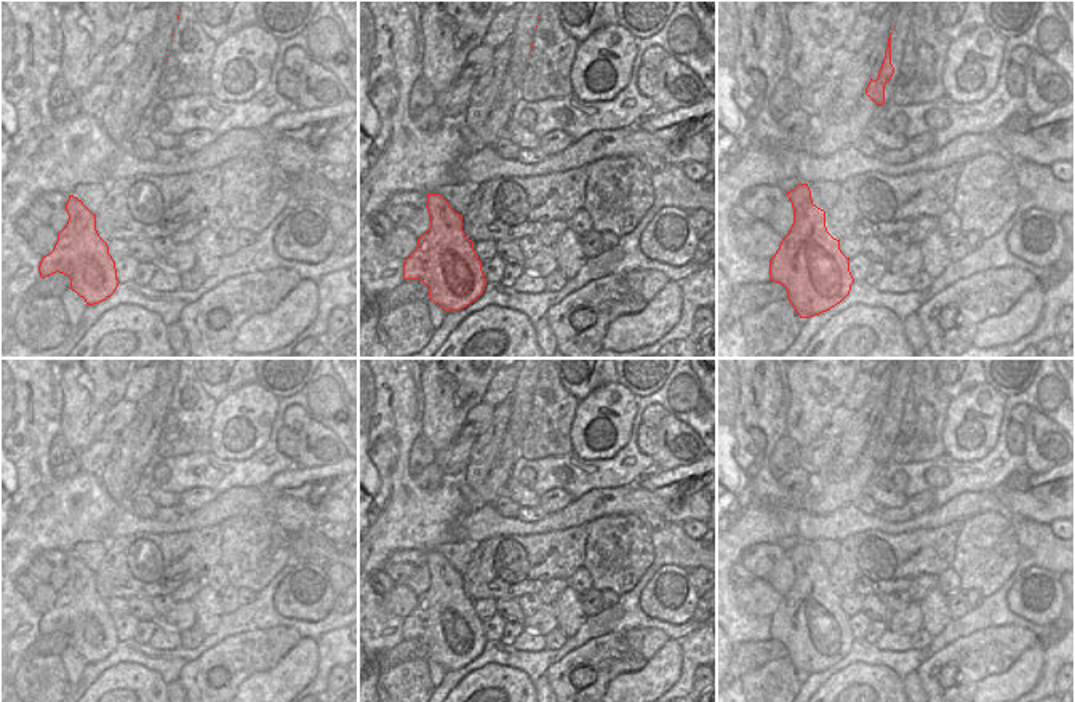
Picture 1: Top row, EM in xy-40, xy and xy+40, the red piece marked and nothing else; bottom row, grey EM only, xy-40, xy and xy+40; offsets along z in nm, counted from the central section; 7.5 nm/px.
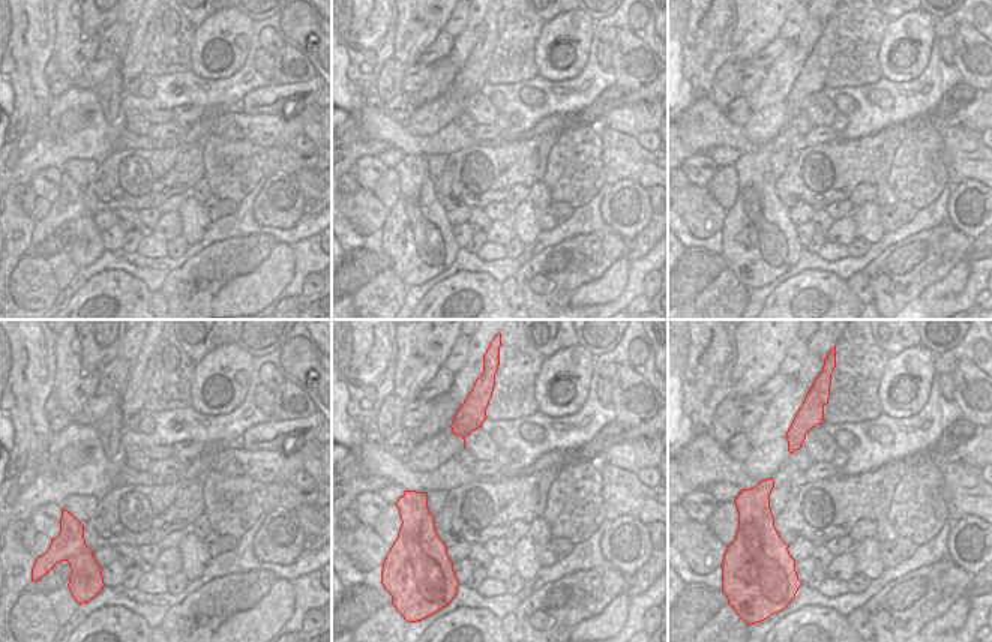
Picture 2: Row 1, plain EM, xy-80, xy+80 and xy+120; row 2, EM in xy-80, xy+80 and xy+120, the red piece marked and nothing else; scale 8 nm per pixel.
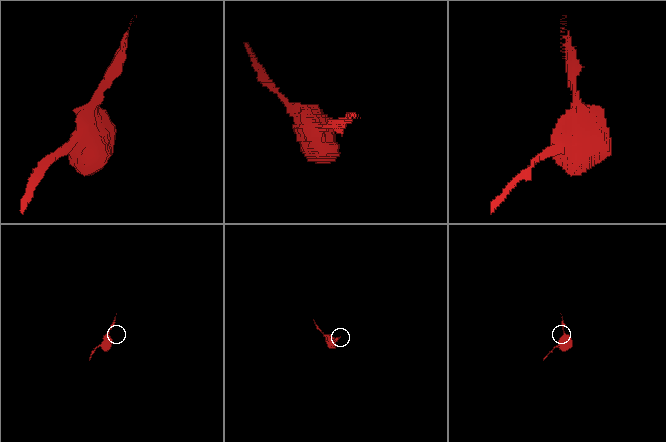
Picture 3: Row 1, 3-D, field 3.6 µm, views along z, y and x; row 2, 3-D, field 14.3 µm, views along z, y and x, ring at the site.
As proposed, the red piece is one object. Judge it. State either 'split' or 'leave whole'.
split

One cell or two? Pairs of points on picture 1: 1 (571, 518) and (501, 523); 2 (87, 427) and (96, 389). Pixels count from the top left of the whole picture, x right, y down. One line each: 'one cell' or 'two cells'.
1: one cell
2: one cell

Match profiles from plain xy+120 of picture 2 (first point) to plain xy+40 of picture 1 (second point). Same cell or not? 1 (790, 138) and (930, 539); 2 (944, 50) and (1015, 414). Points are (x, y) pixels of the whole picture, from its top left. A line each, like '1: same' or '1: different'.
1: different
2: different

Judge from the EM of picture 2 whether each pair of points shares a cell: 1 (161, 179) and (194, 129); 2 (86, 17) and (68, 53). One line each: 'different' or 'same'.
1: different
2: same

